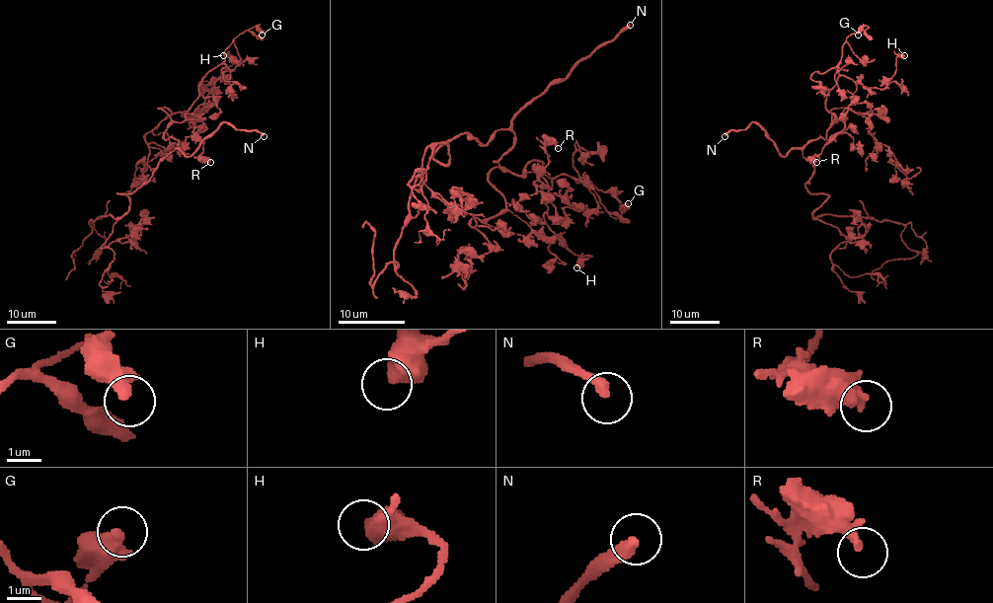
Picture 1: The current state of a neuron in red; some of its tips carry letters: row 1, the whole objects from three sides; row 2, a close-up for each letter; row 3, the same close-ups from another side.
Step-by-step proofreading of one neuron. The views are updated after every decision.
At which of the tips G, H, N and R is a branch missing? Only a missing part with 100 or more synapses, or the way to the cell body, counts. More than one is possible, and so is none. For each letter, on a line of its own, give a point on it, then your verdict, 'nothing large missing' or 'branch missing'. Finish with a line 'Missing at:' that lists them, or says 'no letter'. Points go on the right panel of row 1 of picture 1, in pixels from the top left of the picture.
G: place (858, 35); nothing large missing
H: place (904, 55); nothing large missing
N: place (725, 136); branch missing
R: place (816, 162); nothing large missing
Missing at: N

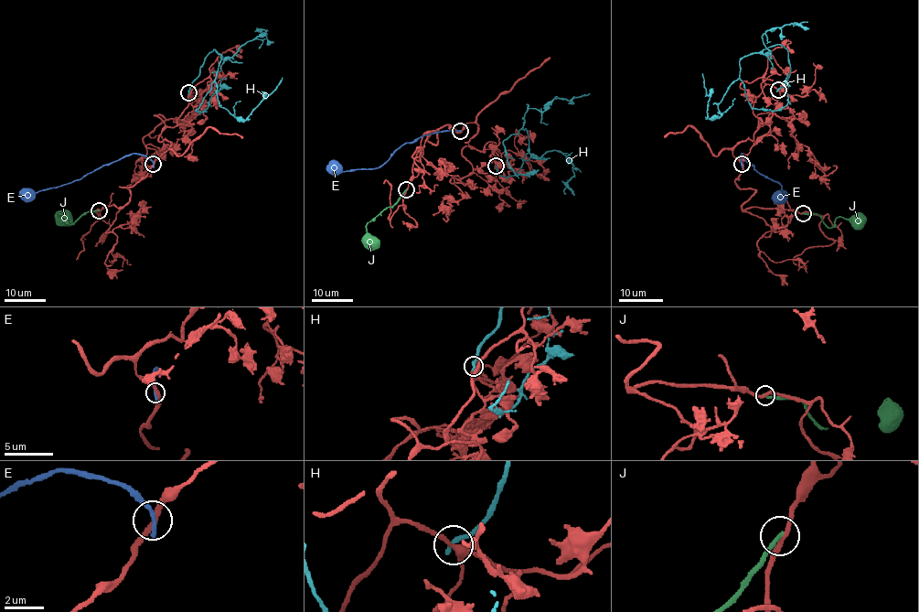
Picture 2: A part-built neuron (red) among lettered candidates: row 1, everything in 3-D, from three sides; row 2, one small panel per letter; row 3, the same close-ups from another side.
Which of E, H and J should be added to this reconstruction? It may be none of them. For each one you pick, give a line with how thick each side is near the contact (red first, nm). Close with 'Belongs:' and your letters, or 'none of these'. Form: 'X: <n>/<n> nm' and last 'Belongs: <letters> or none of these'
Belongs: none of these

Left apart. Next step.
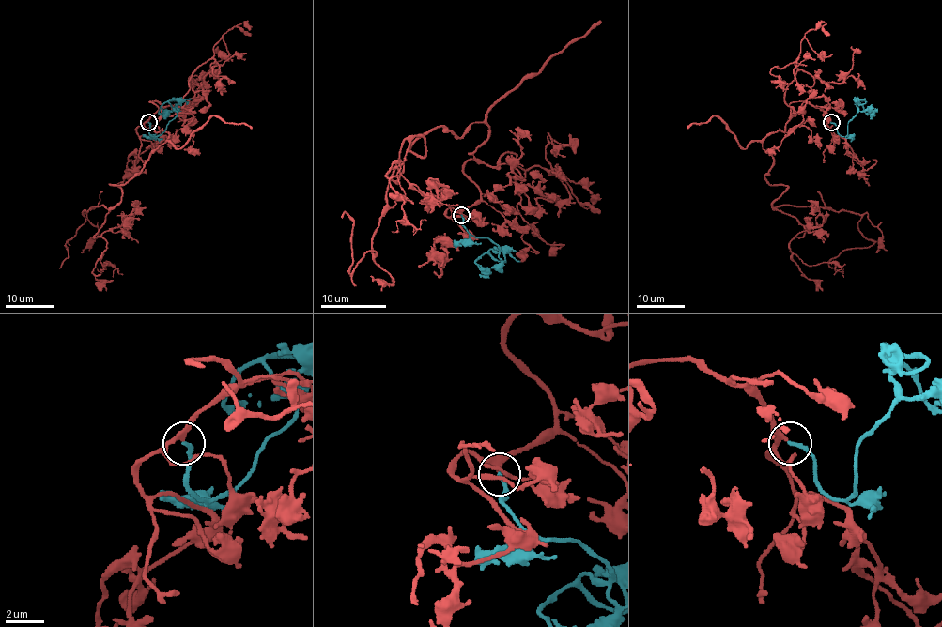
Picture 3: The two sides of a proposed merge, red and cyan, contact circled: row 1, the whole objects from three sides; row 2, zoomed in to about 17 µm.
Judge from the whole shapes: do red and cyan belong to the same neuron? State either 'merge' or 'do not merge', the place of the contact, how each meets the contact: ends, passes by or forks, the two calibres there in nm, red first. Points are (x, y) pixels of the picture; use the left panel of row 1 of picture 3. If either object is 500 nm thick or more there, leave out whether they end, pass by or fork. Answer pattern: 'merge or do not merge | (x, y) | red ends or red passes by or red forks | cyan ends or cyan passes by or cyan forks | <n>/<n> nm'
merge | (148, 122) | red passes by | cyan ends | 240/190 nm

